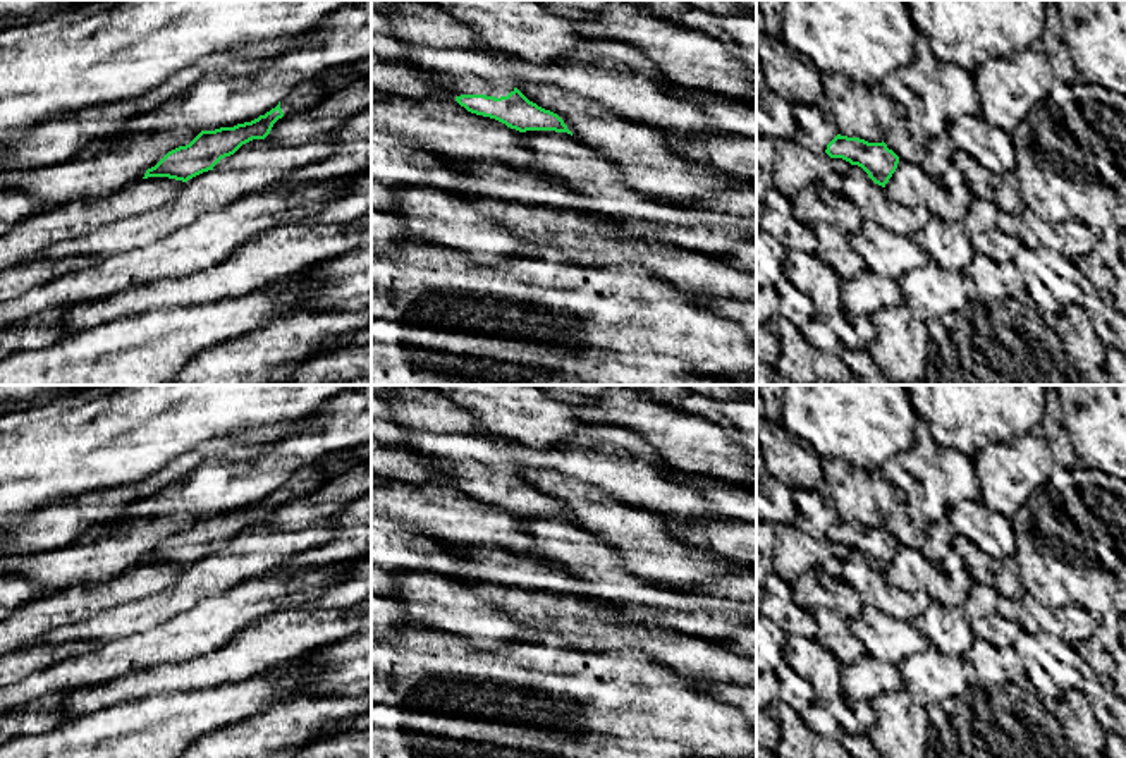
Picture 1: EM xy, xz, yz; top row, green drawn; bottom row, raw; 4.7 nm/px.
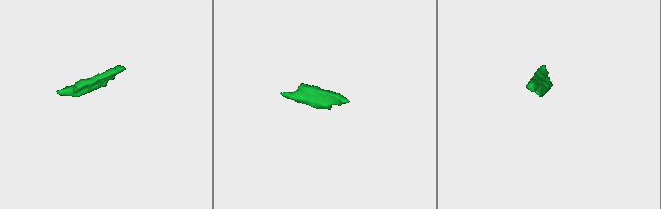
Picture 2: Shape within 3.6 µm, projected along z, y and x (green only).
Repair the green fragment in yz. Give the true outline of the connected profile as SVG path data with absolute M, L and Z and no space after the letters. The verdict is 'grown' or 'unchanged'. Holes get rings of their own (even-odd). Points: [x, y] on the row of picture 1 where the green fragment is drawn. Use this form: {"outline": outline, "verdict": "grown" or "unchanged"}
{"outline": "M837 134L829 144L825 153L830 158L842 158L851 165L861 167L868 177L885 187L889 179L897 168L899 156L882 143L868 143L860 138L848 138Z", "verdict": "unchanged"}

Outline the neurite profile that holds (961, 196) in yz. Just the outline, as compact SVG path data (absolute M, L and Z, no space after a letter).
M956 168L951 177L942 177L939 182L949 191L956 215L964 218L973 201L973 194L968 189L963 174Z

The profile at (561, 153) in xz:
M526 131L523 138L526 146L536 153L540 168L569 186L593 186L607 168L614 167L595 148L579 143L567 132Z

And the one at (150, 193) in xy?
M168 177L141 179L107 198L48 206L19 218L0 235L0 272L29 263L50 246L91 234L115 220L155 210L175 199L186 182Z

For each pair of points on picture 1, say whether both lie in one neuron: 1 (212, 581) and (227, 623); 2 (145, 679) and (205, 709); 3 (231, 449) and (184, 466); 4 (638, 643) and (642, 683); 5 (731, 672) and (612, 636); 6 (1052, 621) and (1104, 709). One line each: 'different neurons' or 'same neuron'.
1: different neurons
2: different neurons
3: same neuron
4: different neurons
5: same neuron
6: different neurons

